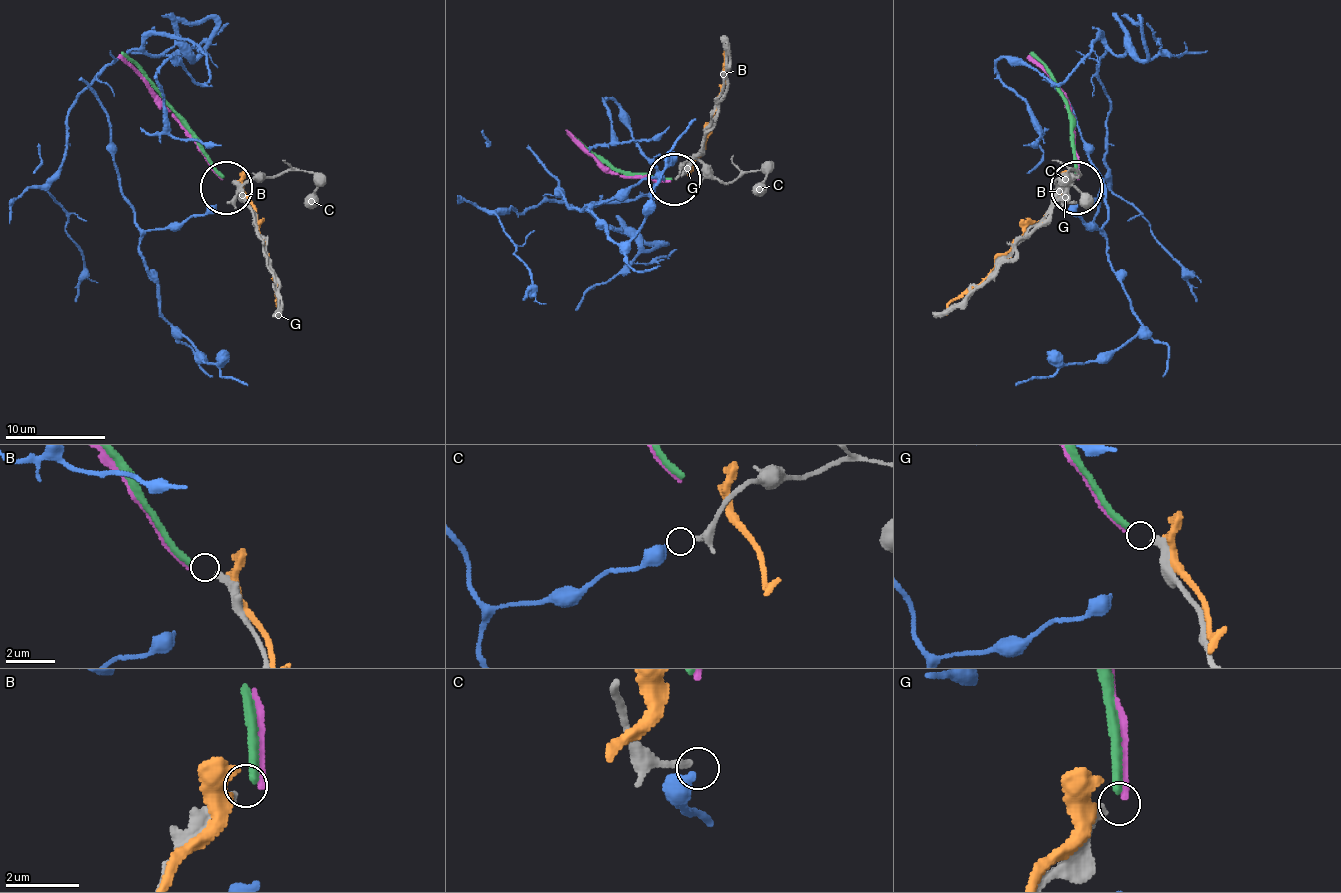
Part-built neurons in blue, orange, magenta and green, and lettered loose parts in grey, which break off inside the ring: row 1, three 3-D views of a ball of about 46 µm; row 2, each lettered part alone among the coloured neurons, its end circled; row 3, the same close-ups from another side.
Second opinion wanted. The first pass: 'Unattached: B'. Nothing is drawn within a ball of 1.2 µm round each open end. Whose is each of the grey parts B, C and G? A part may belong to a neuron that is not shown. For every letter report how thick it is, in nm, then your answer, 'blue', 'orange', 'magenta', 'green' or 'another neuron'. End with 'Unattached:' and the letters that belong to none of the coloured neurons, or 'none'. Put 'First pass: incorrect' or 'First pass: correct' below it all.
B: 240 nm thick; another neuron
C: 180 nm thick; blue
G: 320 nm thick; green
Unattached: B
First pass: correct

